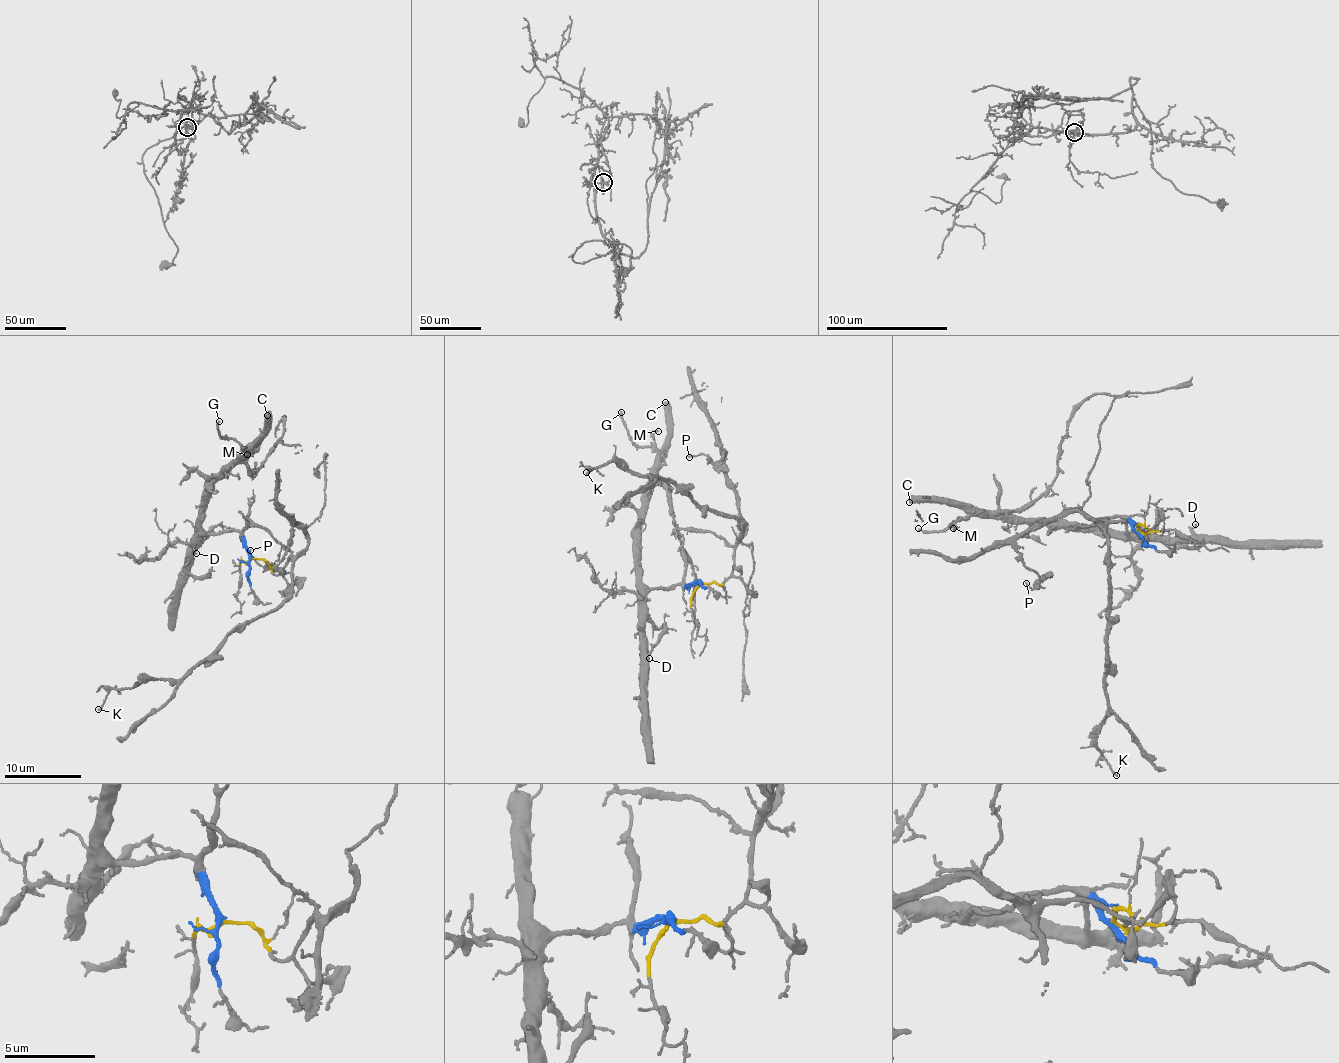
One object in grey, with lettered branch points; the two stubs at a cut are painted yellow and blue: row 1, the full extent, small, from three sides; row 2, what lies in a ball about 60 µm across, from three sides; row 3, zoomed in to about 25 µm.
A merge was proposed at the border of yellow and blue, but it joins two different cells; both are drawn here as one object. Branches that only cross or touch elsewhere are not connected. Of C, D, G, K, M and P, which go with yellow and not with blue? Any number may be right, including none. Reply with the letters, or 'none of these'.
K, P

